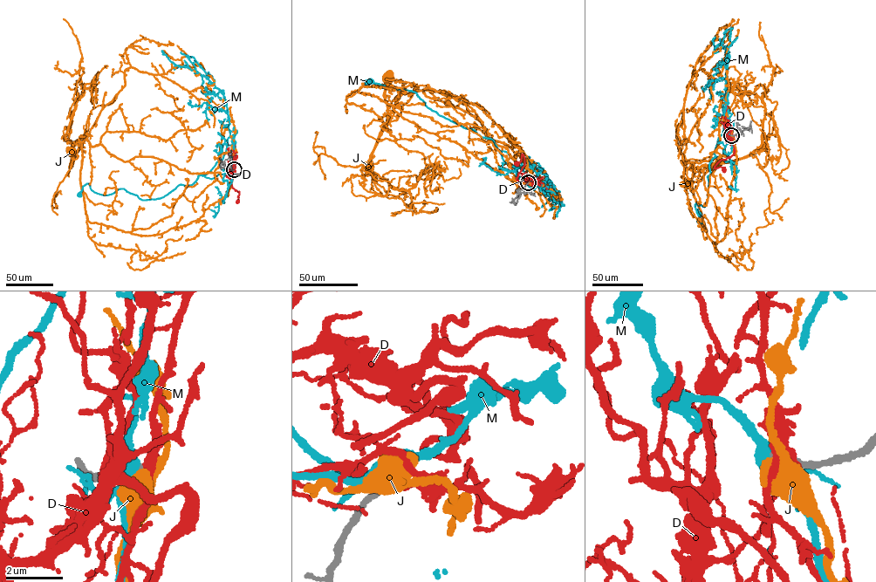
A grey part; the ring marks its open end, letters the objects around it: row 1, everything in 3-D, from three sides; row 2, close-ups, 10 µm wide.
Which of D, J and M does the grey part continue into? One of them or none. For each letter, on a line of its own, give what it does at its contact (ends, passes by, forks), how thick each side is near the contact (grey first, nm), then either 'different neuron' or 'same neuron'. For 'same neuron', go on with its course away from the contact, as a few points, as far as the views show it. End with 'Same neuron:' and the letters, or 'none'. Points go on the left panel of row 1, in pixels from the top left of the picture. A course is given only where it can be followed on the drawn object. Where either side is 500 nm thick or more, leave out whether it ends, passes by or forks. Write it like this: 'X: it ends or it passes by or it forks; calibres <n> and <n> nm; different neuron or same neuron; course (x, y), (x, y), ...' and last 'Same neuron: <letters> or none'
D: it forks; calibres 190 and 280 nm; different neuron
J: calibres 220 and 500 nm; different neuron
M: it passes by; calibres 200 and 420 nm; different neuron
Same neuron: none

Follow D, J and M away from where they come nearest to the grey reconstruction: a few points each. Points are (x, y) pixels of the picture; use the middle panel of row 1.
D: (528, 182), (519, 182), (516, 179), (524, 164), (522, 154), (520, 162), (516, 163)
J: (528, 182), (508, 179), (391, 105), (358, 91), (385, 85), (398, 89), (387, 118), (388, 78)
M: (528, 182), (534, 179), (537, 186), (533, 188), (521, 179), (491, 140), (440, 116), (414, 92), (366, 82)

